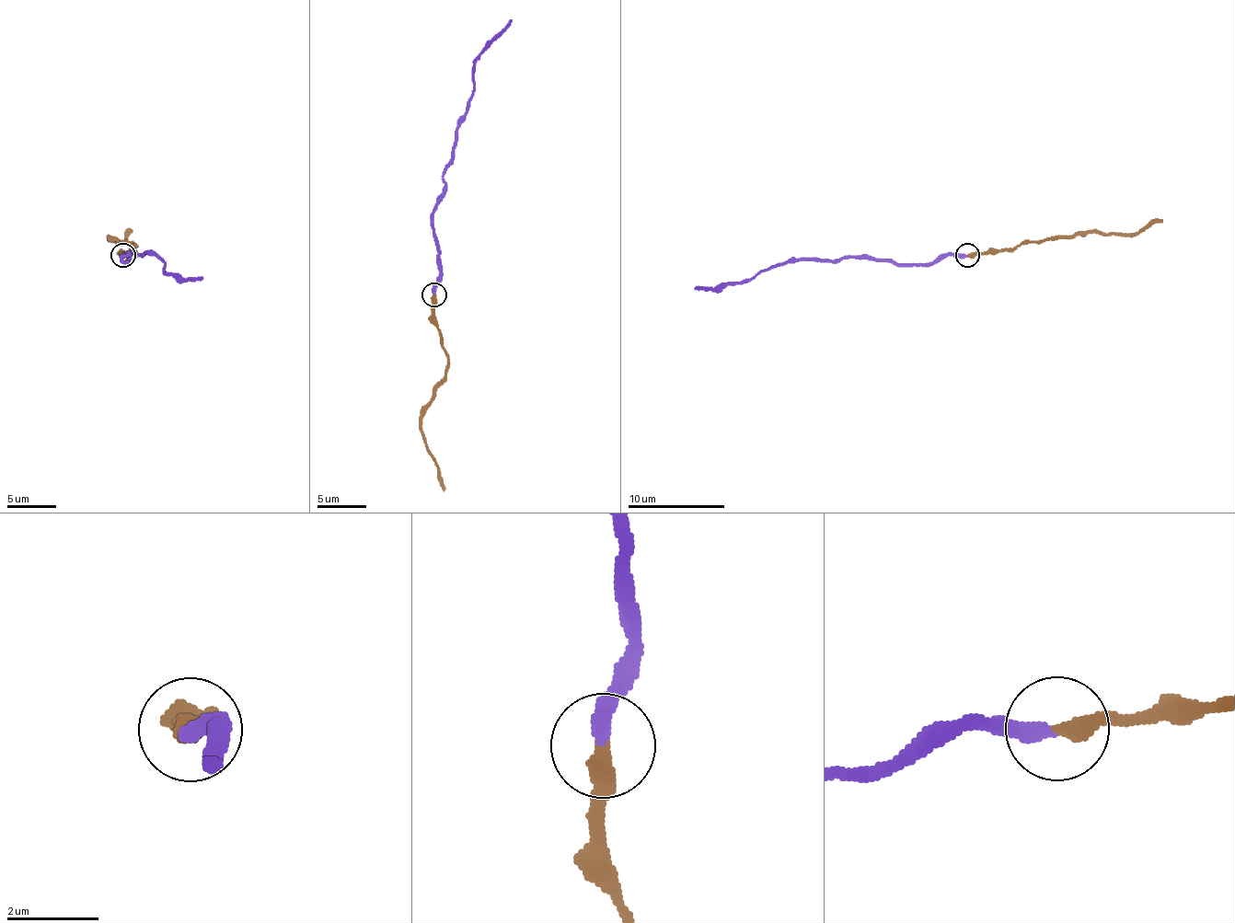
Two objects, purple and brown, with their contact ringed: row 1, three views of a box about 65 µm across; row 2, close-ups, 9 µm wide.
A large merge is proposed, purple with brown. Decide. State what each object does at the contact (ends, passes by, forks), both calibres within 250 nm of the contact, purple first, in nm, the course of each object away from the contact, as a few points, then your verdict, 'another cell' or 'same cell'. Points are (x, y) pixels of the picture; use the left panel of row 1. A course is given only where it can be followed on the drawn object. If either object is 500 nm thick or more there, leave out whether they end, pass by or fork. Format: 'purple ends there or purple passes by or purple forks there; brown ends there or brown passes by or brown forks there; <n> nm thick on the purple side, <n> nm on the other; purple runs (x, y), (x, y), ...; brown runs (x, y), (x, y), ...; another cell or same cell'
purple ends there; brown ends there; 360 nm thick on the purple side, 400 nm on the other; purple runs (122, 254), (127, 253), (128, 262), (123, 256), (133, 250), (148, 253), (163, 261), (166, 271), (203, 280); brown runs (122, 255), (136, 246), (109, 238), (123, 241), (130, 230); another cell

